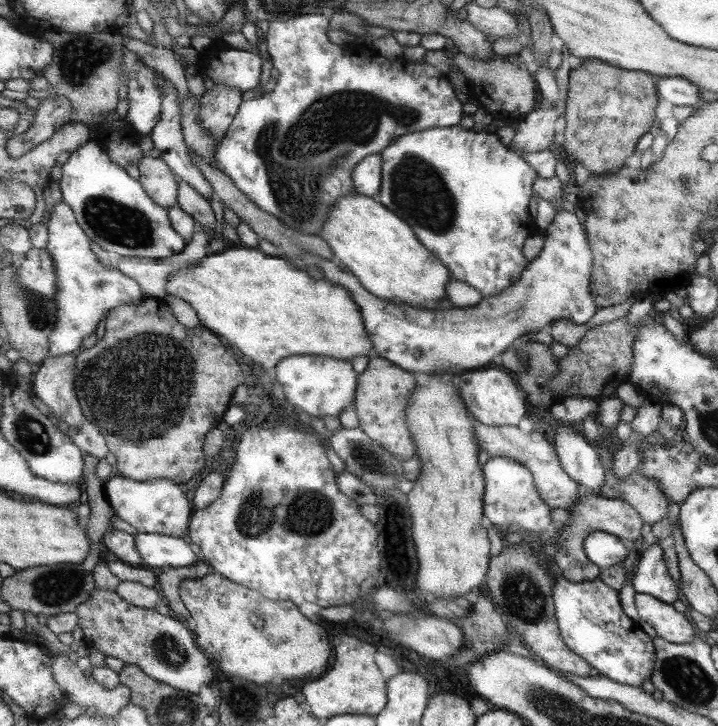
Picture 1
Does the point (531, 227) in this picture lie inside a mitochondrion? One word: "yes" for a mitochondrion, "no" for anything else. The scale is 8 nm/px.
no

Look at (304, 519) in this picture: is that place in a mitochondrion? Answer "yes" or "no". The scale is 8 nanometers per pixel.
yes

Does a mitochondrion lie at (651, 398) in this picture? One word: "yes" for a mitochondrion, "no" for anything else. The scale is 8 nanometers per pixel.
no

